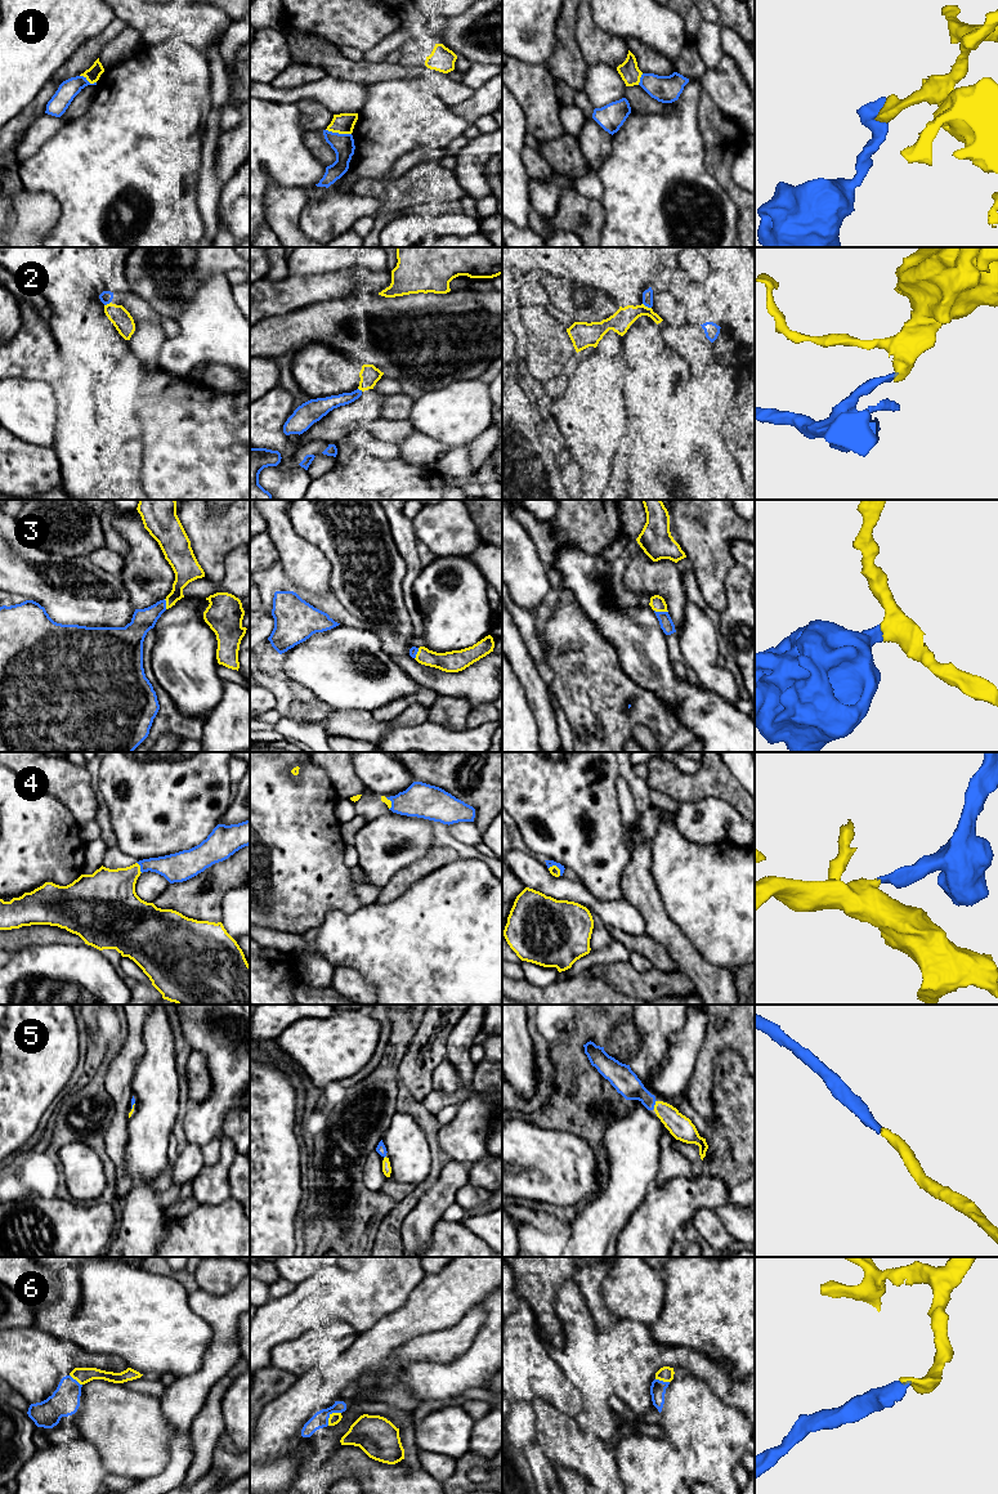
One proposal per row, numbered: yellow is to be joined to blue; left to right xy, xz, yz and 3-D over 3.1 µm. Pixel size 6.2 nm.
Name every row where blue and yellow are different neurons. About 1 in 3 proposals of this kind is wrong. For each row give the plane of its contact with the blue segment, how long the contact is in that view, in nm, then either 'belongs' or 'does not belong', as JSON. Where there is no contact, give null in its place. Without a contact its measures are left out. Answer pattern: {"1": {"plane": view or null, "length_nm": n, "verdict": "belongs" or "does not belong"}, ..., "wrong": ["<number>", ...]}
{"1": {"plane": "xz", "length_nm": 160, "verdict": "does not belong"}, "2": {"plane": "yz", "length_nm": 70, "verdict": "does not belong"}, "3": {"plane": "yz", "length_nm": 90, "verdict": "belongs"}, "4": {"plane": "xy", "length_nm": 80, "verdict": "belongs"}, "5": {"plane": "yz", "length_nm": 60, "verdict": "belongs"}, "6": {"plane": "xz", "length_nm": 120, "verdict": "belongs"}, "wrong": ["1", "2"]}

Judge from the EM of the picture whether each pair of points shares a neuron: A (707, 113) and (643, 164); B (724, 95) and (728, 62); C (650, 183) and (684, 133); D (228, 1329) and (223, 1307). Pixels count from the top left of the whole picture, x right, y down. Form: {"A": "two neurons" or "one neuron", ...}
{"A": "two neurons", "B": "one neuron", "C": "one neuron", "D": "one neuron"}

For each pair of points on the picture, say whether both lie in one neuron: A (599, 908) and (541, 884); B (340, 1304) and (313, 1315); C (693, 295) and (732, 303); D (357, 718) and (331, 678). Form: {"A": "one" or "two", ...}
{"A": "one", "B": "one", "C": "two", "D": "two"}

